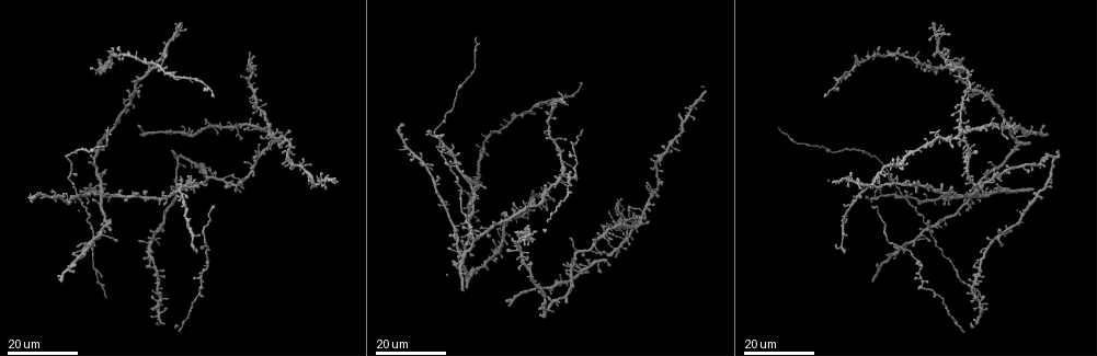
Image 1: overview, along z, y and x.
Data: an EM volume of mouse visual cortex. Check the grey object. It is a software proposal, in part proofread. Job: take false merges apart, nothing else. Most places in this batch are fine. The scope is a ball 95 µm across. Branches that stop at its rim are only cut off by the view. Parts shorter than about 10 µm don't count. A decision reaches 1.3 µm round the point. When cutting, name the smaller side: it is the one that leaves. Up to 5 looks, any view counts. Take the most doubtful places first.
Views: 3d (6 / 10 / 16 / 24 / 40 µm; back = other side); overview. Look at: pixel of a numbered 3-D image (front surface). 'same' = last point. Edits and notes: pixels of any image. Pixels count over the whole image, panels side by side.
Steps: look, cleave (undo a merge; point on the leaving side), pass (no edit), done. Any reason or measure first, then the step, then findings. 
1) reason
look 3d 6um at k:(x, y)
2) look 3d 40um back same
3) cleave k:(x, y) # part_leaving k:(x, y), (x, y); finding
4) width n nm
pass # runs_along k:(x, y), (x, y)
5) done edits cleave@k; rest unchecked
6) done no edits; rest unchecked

thick turns thin
look 3d 16um at 1:(921, 289)

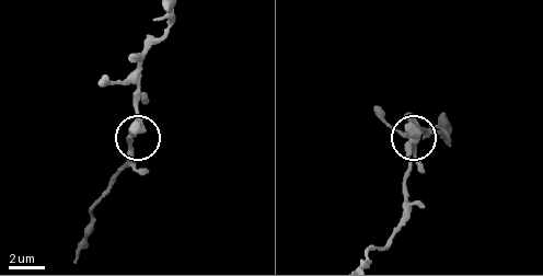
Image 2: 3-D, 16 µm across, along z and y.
look 3d 10um at 2:(410, 144)

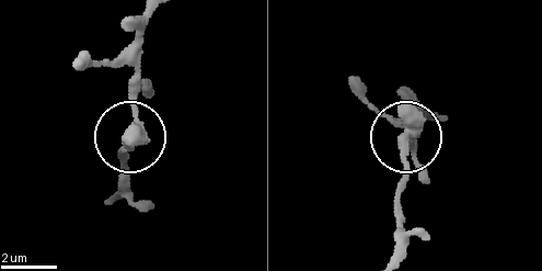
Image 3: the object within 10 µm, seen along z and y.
arms 3
pass # one neuron here

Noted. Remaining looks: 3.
three-way junction
look 3d 16um at 1:(97, 276)

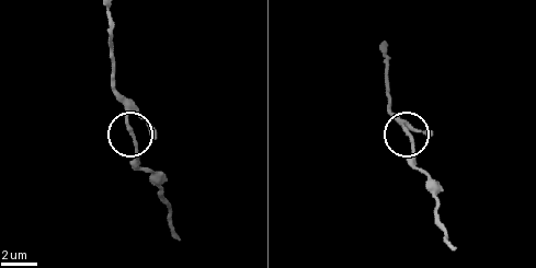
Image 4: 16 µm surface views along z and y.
look 3d 6um at 4:(403, 127)

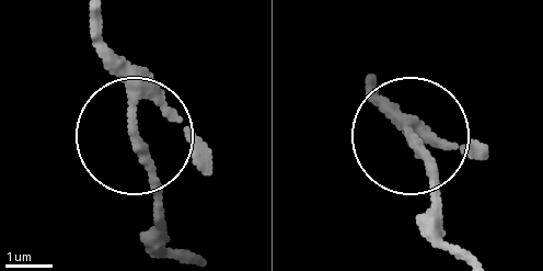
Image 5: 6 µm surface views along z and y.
look 3d 6um back at 5:(408, 133)

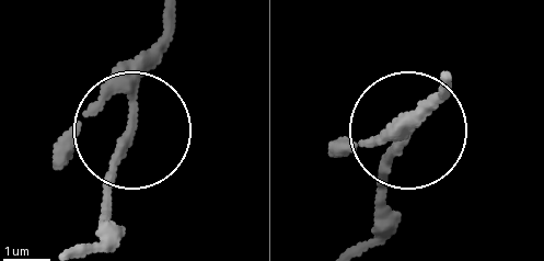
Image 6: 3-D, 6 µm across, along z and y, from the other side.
width 220 nm
pass # one neuron here

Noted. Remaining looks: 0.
done no edits; rest unchecked

